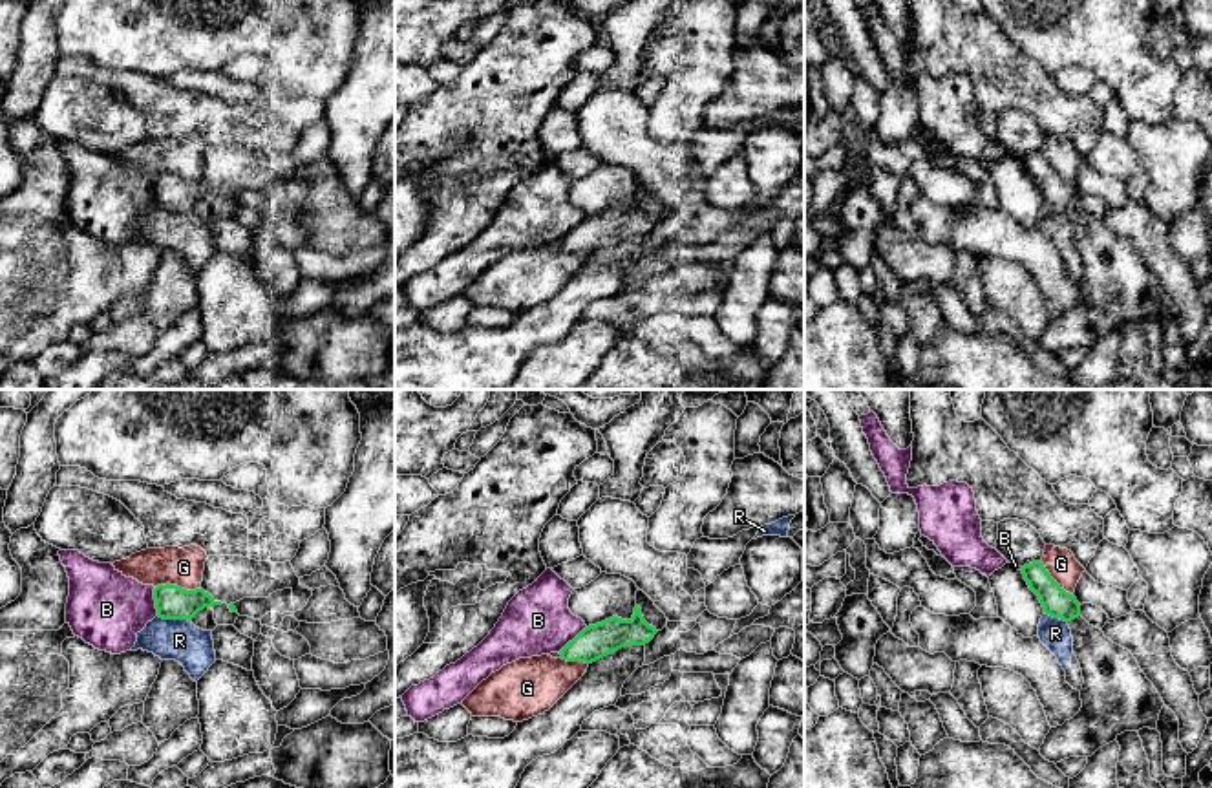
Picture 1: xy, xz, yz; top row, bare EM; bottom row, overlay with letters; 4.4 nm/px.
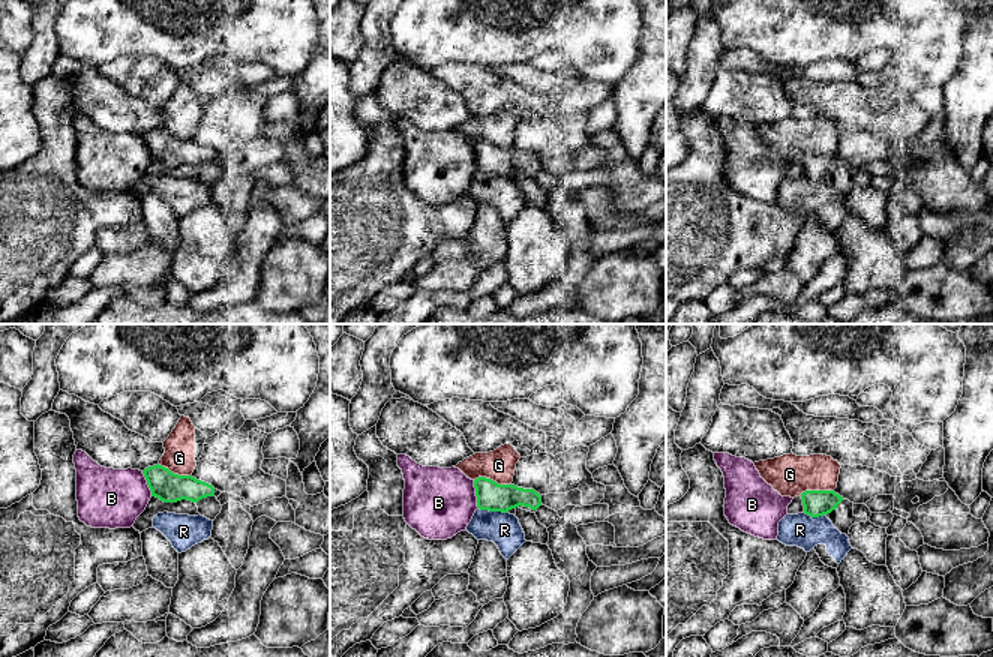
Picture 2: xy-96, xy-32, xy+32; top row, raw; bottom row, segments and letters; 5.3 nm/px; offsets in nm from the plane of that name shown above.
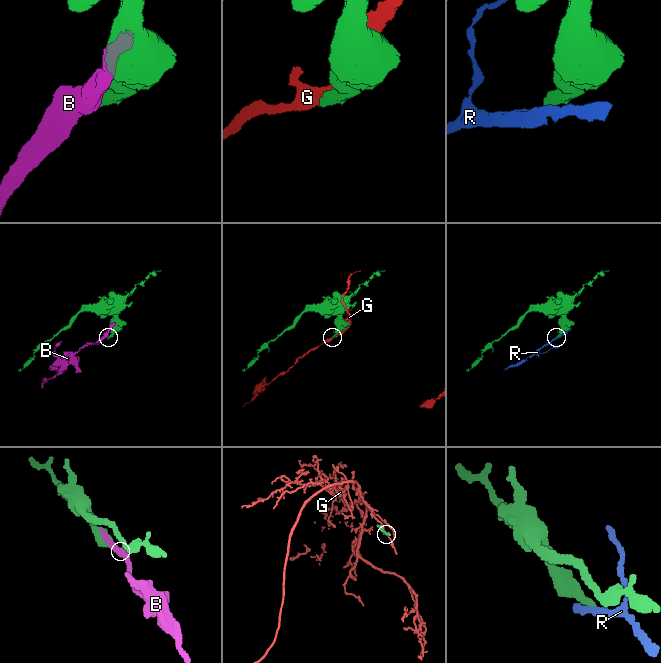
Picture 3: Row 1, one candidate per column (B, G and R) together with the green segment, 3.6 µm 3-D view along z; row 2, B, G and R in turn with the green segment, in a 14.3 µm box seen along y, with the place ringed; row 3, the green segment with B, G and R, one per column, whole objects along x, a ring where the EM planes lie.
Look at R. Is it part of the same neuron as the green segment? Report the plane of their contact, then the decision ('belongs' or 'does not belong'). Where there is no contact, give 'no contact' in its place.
xy | does not belong

